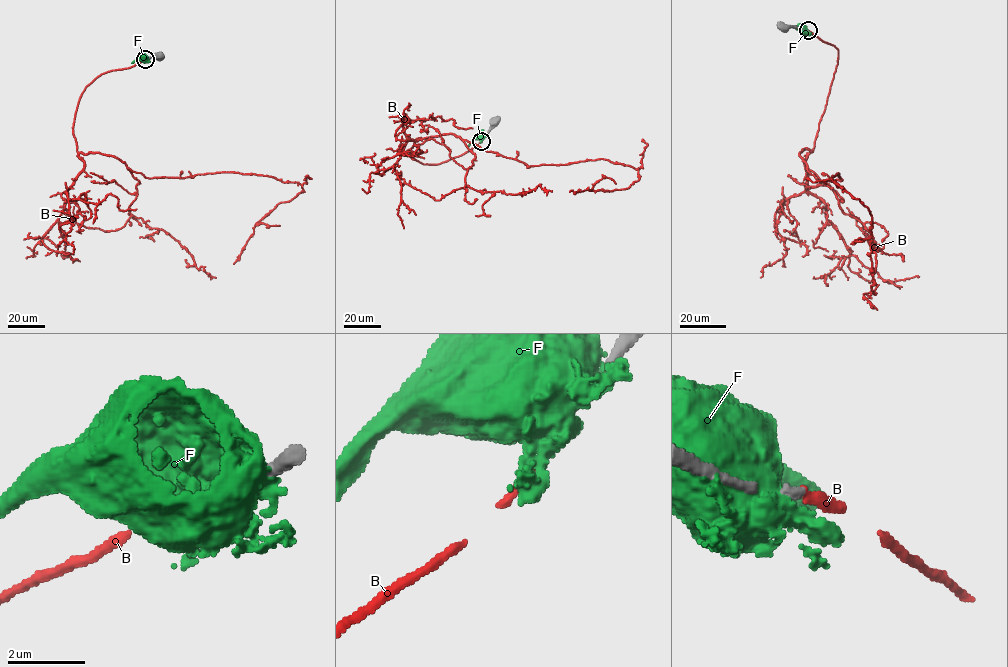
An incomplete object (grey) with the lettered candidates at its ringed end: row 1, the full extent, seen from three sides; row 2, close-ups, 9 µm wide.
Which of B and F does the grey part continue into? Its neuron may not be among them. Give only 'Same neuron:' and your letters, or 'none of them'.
Same neuron: B

